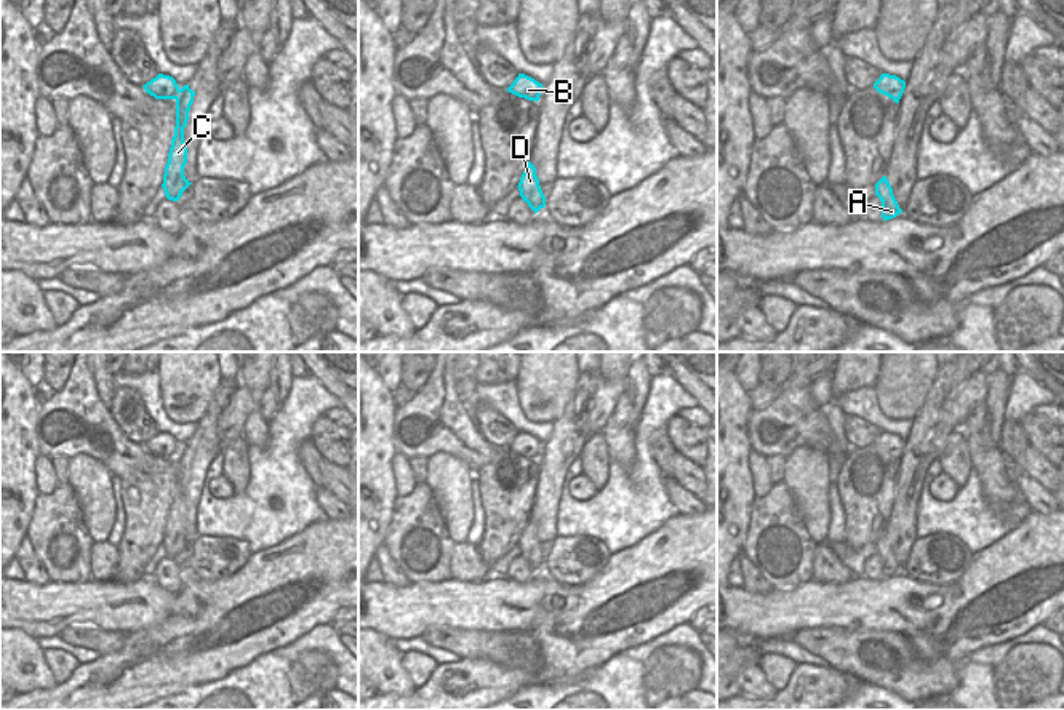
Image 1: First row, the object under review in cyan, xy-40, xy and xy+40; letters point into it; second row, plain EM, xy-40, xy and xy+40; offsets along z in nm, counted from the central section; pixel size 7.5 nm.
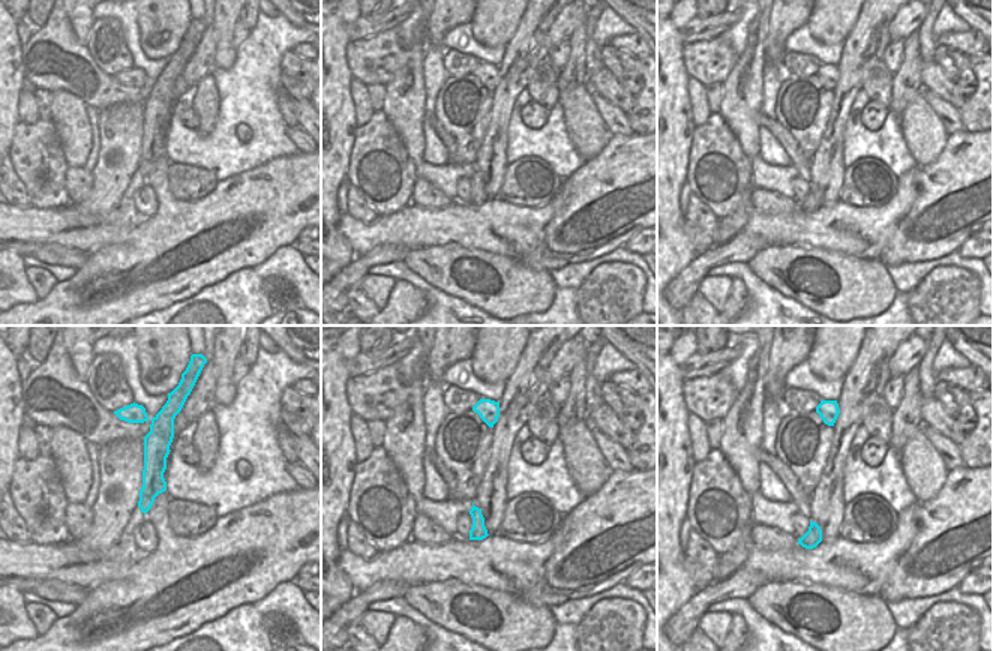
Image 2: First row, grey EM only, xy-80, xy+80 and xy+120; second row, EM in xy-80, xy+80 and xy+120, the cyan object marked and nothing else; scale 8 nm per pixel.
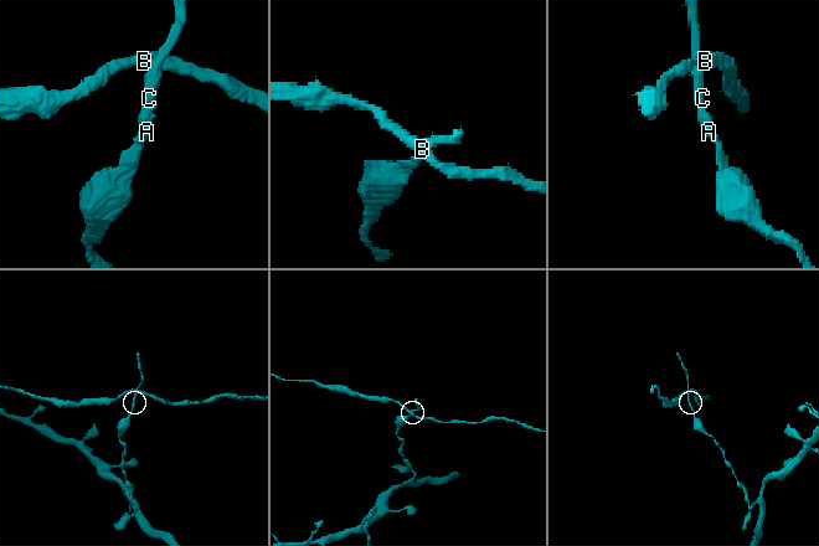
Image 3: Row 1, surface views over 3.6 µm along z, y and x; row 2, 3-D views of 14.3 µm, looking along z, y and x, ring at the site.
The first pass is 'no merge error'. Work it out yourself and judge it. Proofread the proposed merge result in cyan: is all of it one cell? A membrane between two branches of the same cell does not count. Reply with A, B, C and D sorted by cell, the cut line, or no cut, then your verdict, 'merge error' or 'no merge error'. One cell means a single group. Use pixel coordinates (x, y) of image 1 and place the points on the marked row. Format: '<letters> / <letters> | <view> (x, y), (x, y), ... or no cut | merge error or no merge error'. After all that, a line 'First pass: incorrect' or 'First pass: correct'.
A C D / B | xy-40 (180, 90), (175, 98) | merge error
First pass: incorrect

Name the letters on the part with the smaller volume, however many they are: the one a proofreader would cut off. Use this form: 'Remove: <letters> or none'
Remove: B

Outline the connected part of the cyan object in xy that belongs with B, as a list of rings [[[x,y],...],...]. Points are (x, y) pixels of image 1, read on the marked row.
[[[518,74],[518,77],[507,88],[507,91],[518,98],[538,102],[542,91],[542,83],[536,82],[534,78],[525,74]]]

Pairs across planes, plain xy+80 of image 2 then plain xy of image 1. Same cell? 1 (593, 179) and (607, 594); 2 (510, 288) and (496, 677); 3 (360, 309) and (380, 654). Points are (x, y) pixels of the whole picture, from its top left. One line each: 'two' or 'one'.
1: one
2: two
3: one

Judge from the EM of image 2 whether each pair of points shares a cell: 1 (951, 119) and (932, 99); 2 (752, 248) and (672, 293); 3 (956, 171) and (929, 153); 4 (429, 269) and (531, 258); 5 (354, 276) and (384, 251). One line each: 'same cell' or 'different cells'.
1: same cell
2: same cell
3: different cells
4: different cells
5: same cell

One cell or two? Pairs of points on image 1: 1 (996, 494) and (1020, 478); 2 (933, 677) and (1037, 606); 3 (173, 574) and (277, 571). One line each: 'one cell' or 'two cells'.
1: two cells
2: two cells
3: two cells

